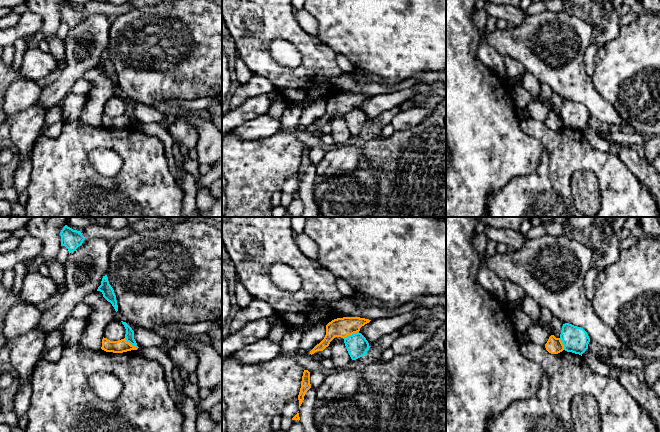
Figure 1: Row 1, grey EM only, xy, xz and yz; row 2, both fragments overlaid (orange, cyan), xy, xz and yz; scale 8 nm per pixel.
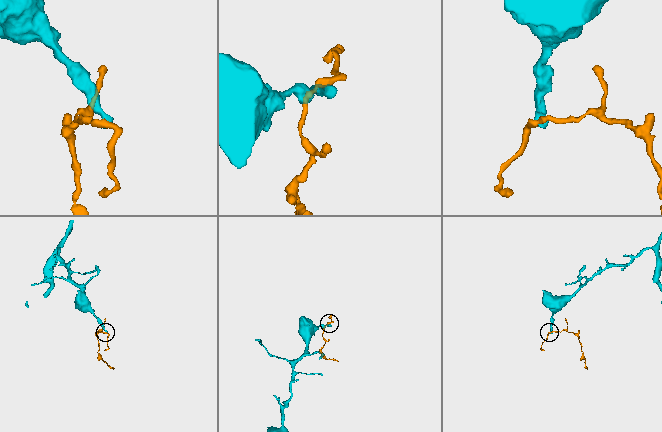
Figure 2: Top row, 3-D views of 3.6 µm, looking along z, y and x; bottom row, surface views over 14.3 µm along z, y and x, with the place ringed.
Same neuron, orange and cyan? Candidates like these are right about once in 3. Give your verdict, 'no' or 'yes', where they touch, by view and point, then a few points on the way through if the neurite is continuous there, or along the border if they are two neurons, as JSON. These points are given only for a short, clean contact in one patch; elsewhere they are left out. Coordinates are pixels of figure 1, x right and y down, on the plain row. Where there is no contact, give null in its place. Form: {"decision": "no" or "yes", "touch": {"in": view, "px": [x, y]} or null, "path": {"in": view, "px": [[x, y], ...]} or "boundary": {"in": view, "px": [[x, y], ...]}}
{"decision": "no", "touch": {"in": "xz", "px": [350, 110]}, "boundary": {"in": "xz", "px": [[358, 107], [343, 114]]}}

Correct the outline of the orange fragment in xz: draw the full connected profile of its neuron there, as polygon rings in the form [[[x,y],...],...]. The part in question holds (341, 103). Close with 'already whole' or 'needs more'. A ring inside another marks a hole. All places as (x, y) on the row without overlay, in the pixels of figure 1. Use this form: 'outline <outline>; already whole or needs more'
outline [[[343,93],[332,96],[326,101],[324,115],[310,127],[310,130],[312,131],[317,127],[323,127],[335,113],[344,115],[347,112],[359,108],[360,104],[370,97],[369,95],[360,93]]]; already whole

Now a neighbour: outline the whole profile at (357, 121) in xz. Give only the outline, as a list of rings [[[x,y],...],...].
[[[359,108],[344,114],[344,119],[352,136],[364,132],[370,124],[366,114]]]

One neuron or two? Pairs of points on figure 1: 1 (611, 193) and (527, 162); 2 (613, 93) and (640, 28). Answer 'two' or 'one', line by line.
1: two
2: one

